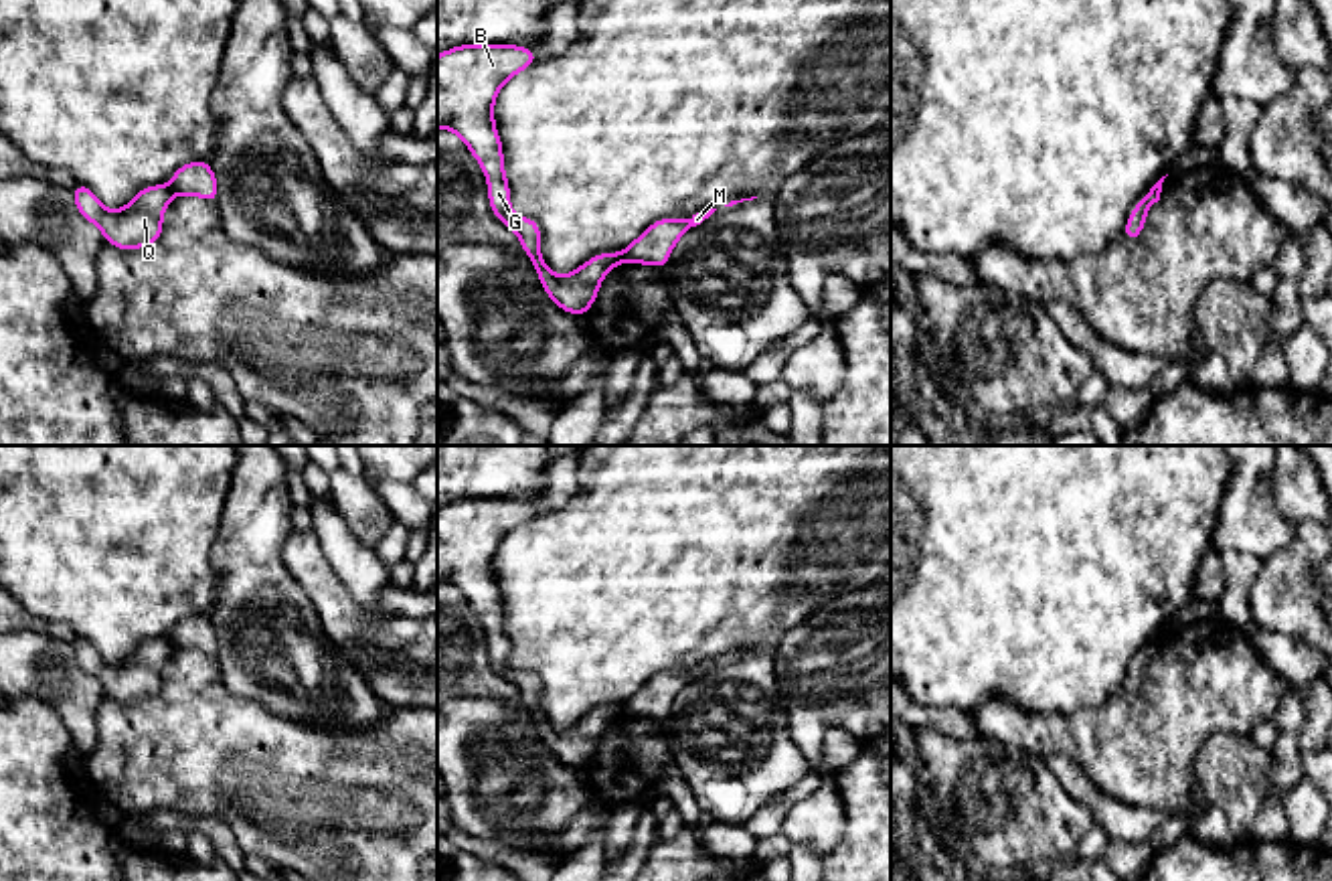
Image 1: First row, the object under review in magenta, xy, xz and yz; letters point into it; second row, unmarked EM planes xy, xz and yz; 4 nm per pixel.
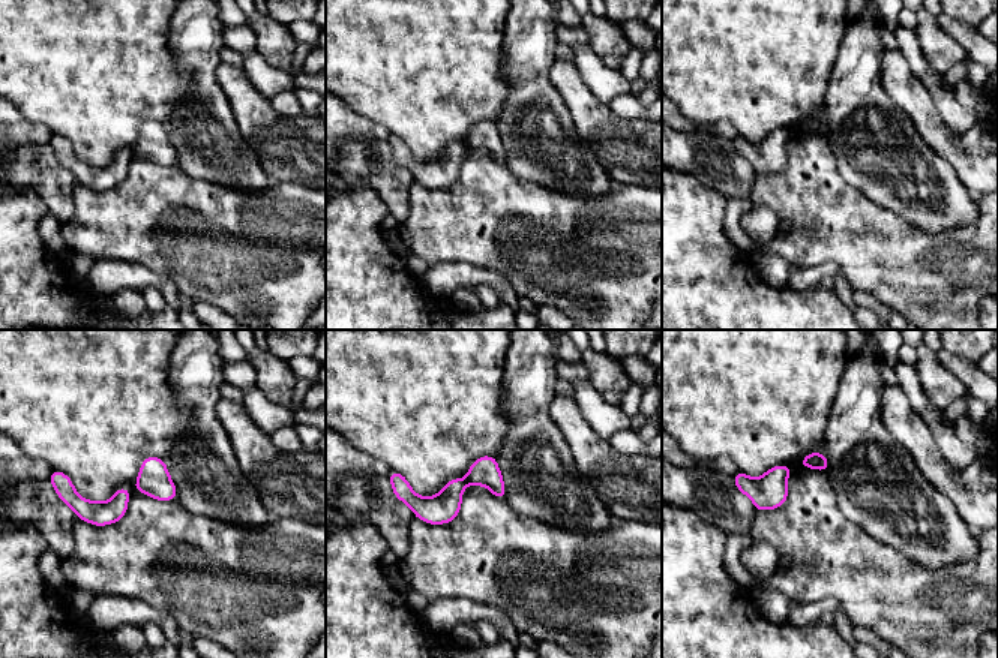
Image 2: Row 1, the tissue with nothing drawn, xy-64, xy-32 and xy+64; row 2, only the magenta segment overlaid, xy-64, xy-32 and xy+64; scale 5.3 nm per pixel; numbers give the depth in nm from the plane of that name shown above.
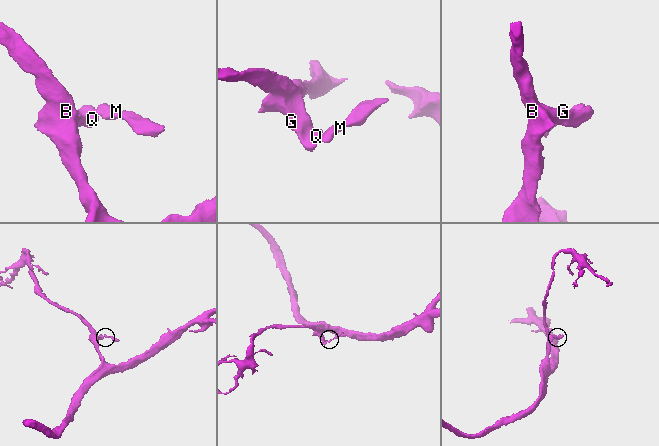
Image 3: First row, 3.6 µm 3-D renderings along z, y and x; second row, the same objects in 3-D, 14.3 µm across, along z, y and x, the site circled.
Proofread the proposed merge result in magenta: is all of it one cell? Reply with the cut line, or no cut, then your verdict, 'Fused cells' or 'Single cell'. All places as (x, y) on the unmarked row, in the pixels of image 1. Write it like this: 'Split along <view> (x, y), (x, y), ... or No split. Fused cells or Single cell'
Split along xz (620, 707), (624, 715). Fused cells

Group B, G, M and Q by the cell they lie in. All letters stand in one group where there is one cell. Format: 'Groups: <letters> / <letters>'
Groups: B G Q / M

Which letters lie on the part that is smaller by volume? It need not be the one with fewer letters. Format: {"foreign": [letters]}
{"foreign": ["M"]}

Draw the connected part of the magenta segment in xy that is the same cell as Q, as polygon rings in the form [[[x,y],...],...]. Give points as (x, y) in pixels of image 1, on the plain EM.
[[[77,636],[71,646],[81,670],[97,678],[103,685],[105,697],[117,703],[154,699],[162,689],[162,668],[172,654],[170,642],[156,638],[138,644],[130,658],[111,666],[85,638]]]

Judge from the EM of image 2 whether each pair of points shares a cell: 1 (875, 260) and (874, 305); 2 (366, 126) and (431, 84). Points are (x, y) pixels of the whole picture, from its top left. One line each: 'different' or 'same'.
1: different
2: different

